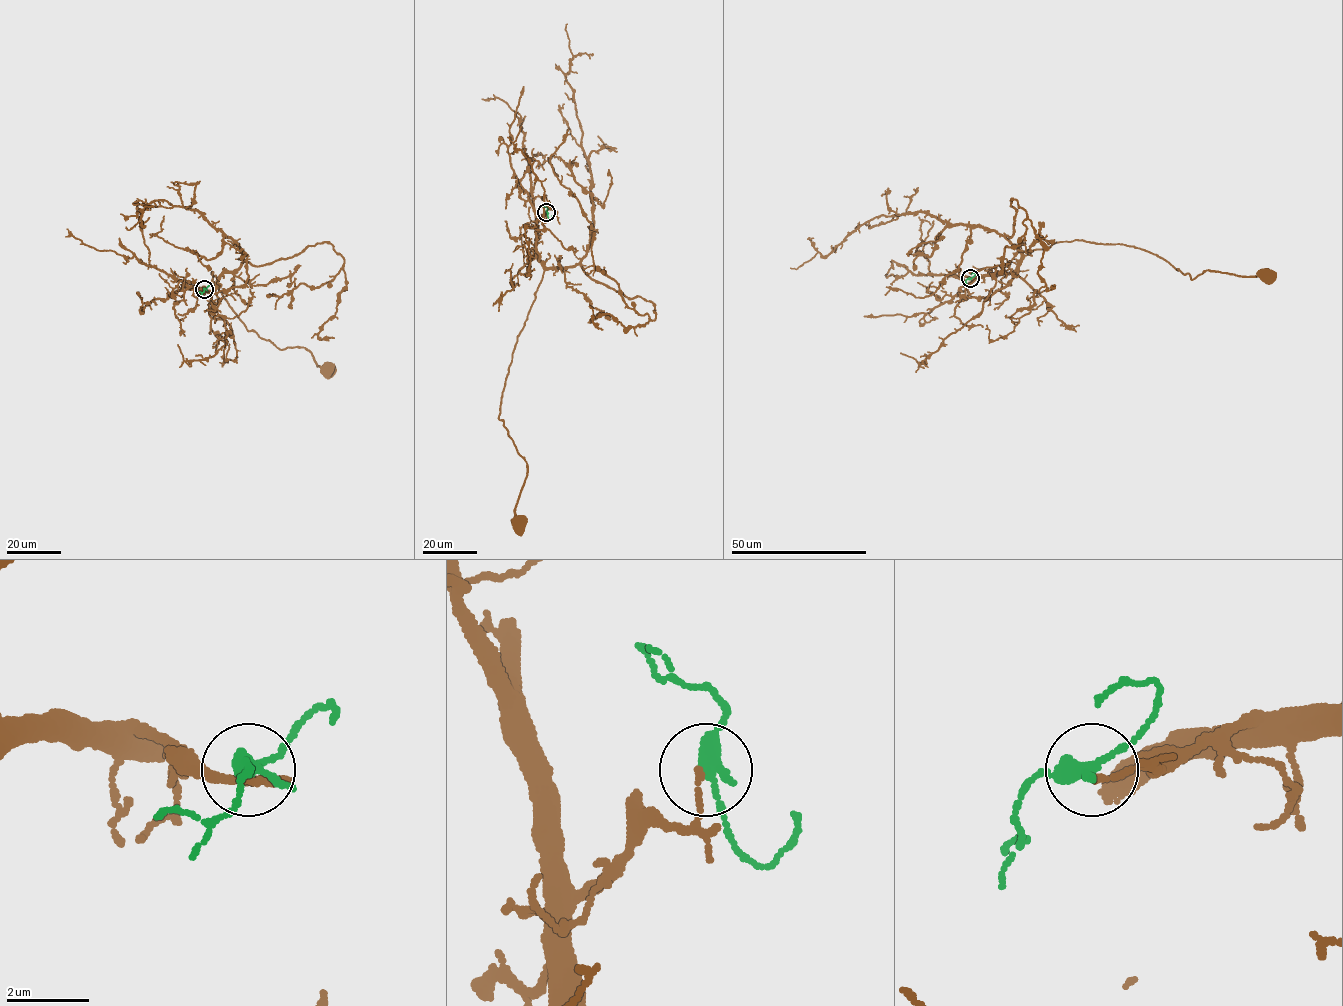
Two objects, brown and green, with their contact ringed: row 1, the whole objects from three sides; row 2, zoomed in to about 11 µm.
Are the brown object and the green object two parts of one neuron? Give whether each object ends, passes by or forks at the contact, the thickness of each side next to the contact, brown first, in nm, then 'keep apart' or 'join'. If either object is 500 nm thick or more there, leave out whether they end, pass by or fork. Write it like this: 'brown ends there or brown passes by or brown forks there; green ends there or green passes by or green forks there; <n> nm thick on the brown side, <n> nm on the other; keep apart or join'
brown ends there; green passes by; 120 nm thick on the brown side, 320 nm on the other; keep apart

